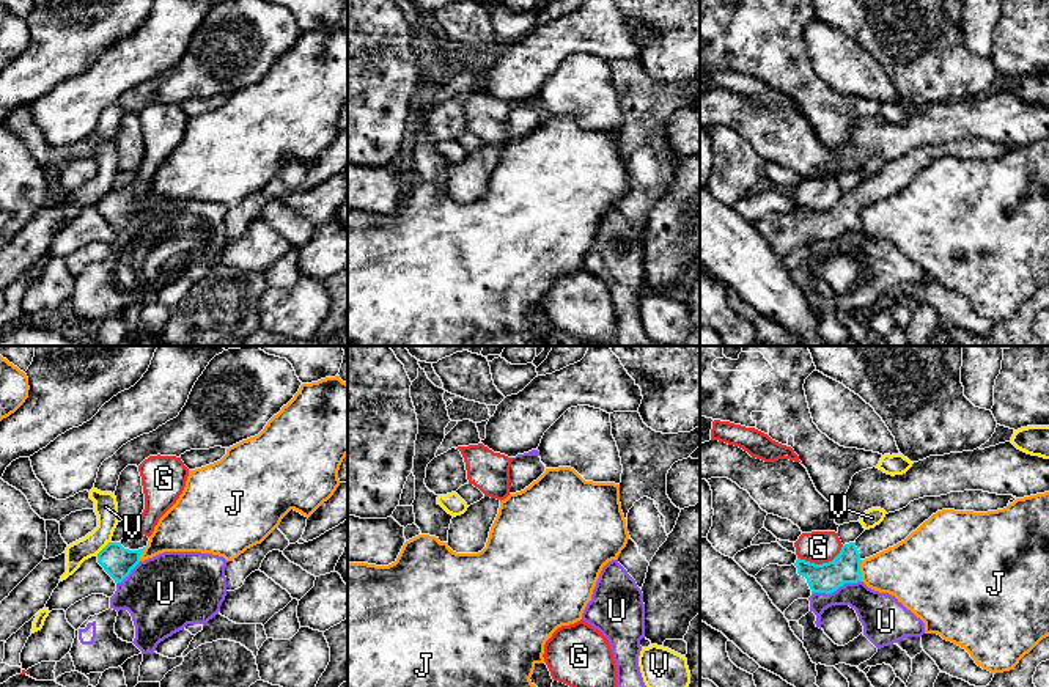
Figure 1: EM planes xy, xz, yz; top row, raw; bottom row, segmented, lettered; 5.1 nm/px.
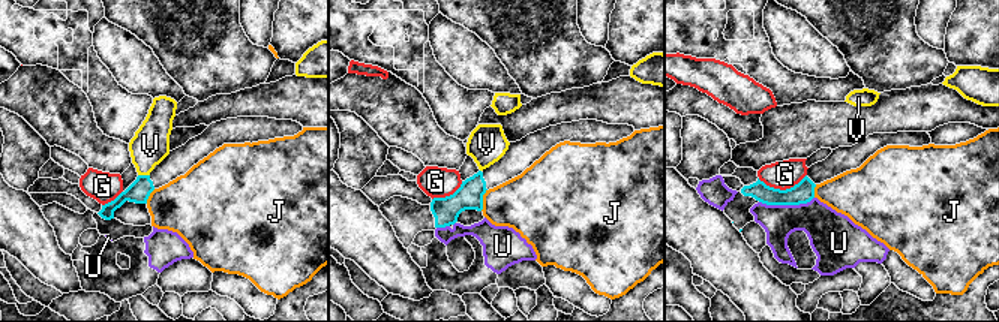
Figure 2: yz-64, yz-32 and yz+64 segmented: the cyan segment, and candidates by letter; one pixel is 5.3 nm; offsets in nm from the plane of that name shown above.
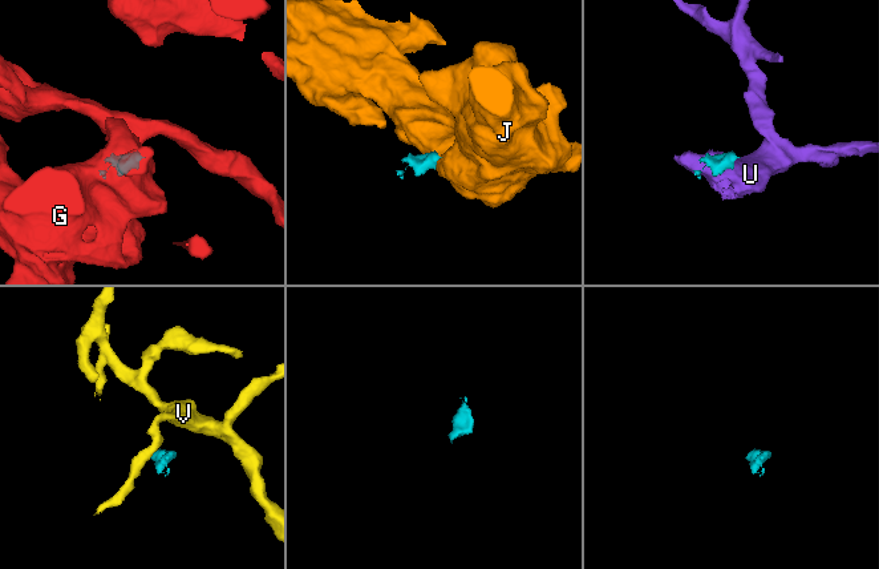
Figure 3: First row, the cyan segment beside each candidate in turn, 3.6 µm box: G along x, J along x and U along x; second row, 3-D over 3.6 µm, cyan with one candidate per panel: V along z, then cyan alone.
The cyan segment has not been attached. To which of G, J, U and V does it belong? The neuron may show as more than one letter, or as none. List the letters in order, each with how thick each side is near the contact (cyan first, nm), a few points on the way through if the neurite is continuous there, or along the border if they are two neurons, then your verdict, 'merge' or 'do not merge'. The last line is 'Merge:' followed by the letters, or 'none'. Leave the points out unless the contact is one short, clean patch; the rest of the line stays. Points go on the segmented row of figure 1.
G: 160/170 nm | along yz (843, 546), (828, 562), (810, 563), (798, 558) | do not merge
J: 160/300 nm | along yz (862, 560), (861, 580) | do not merge
U: 160/200 nm | do not merge
V: 160/120 nm | along xy (109, 541), (96, 554) | do not merge
Merge: none

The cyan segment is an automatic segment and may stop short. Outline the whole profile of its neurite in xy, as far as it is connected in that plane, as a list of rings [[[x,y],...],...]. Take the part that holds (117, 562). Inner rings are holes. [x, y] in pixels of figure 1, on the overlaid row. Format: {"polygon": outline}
{"polygon": [[[135,531],[120,542],[109,542],[98,553],[98,563],[115,580],[115,583],[121,583],[140,563],[140,555],[148,546],[148,541],[148,536]]]}

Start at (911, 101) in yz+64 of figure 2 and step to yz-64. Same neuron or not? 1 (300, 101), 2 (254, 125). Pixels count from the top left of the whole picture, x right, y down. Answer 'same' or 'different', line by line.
1: same
2: different

